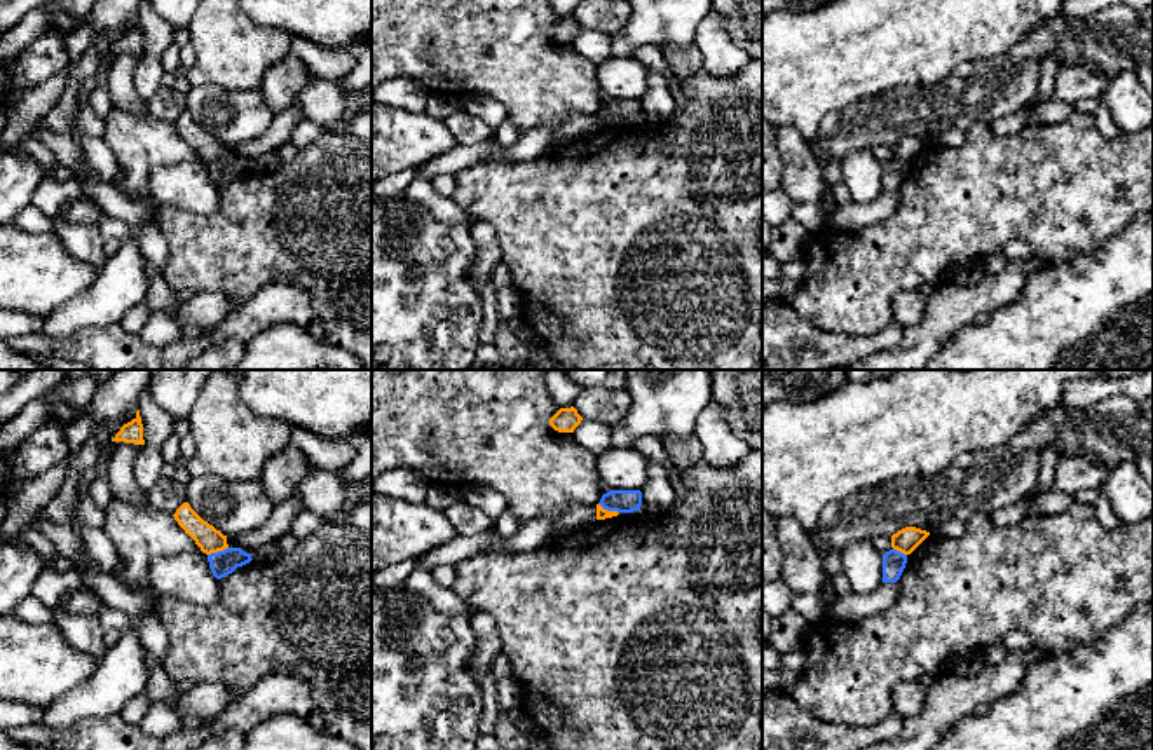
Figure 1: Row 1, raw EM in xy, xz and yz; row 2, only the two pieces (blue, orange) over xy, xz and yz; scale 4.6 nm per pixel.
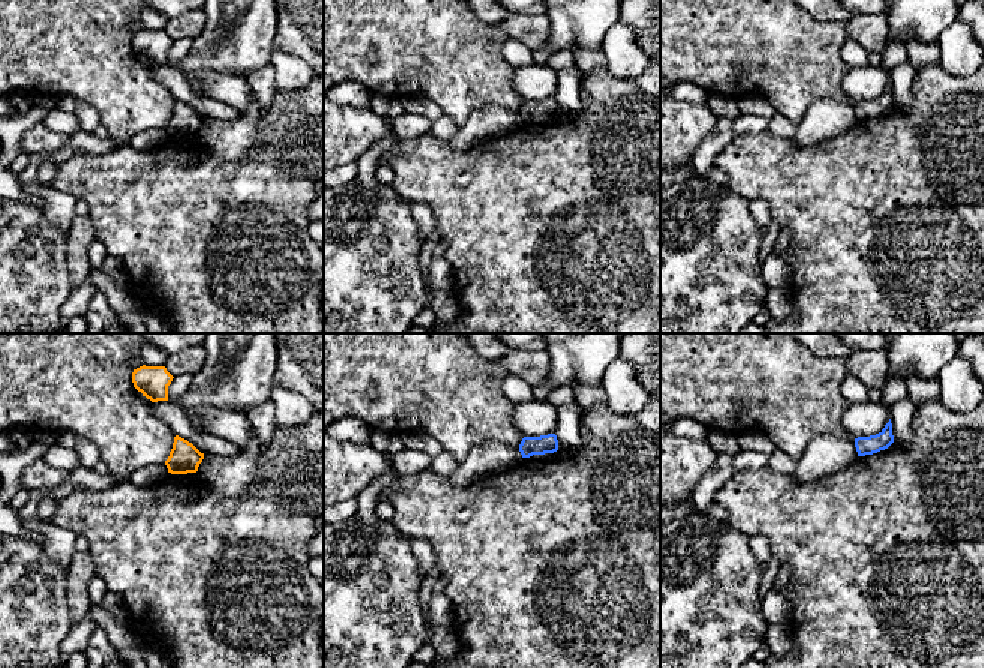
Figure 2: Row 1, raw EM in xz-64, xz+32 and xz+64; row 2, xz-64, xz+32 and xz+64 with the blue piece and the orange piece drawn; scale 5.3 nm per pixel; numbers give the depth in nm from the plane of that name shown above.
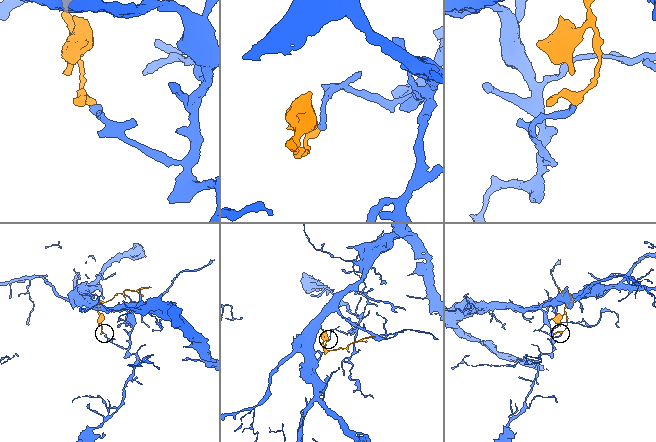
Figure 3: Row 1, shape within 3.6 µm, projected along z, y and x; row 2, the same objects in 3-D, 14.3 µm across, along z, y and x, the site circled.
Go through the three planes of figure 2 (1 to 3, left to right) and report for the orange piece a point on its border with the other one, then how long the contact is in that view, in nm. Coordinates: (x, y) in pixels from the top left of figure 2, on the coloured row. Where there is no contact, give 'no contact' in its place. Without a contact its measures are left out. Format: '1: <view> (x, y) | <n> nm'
1: no contact
2: no contact
3: no contact

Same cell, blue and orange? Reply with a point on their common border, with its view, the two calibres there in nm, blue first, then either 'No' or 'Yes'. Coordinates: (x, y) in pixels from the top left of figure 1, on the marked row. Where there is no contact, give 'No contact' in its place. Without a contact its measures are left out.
Touches blue at xy (218, 552). Thickness 120 nm (blue) against 120 nm. No

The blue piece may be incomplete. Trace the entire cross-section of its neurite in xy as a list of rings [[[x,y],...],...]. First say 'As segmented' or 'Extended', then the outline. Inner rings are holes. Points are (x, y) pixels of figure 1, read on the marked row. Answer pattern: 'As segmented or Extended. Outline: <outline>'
As segmented. Outline: [[[227,548],[208,555],[209,569],[216,579],[232,574],[237,567],[249,563],[253,558],[241,548]]]

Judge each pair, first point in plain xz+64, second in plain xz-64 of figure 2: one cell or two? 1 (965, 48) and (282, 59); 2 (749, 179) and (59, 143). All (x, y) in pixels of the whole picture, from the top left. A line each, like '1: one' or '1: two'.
1: one
2: two

